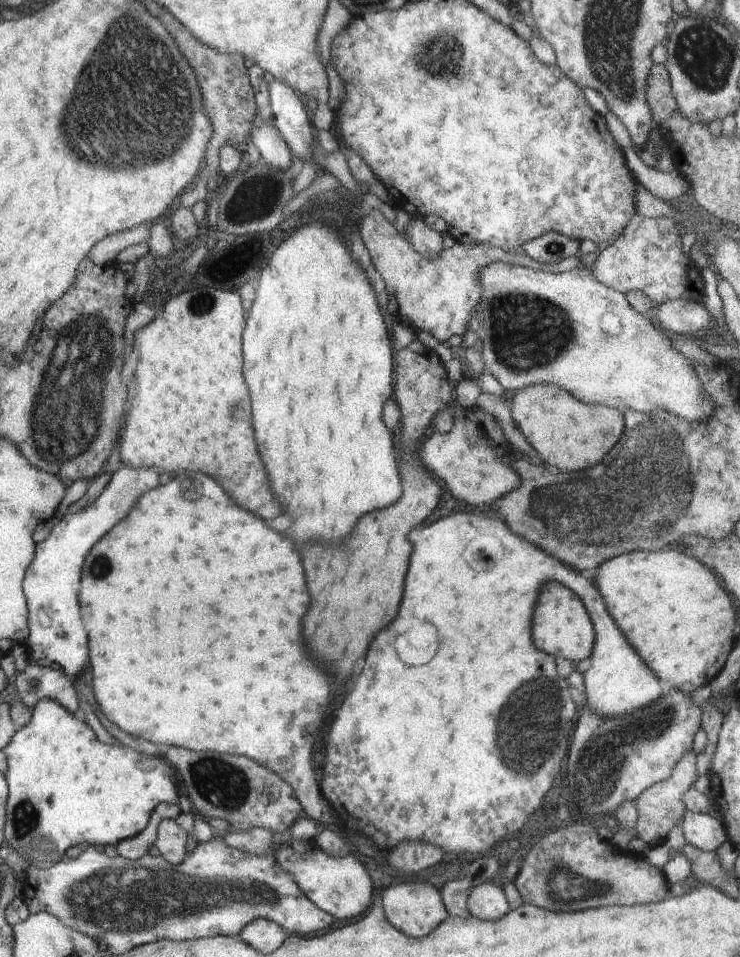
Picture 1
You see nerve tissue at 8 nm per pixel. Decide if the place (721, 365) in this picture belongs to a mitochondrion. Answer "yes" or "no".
no

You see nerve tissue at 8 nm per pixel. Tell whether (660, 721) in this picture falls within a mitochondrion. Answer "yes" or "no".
yes

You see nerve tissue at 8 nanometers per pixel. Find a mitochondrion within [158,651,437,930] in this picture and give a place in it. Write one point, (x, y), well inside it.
(225, 786)

